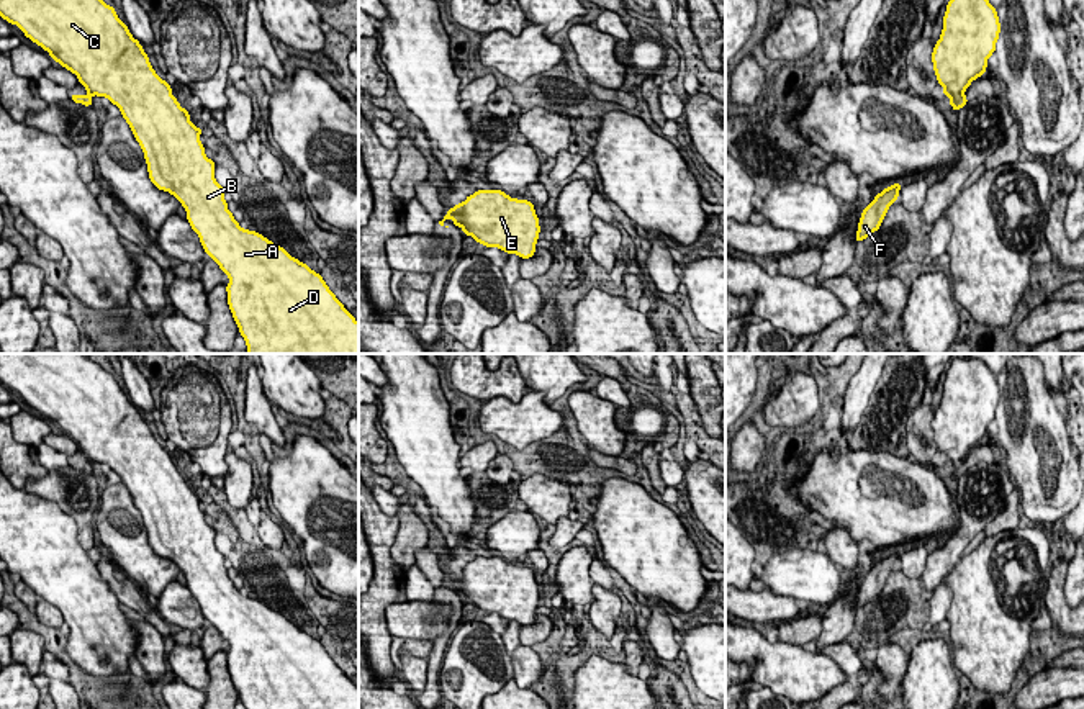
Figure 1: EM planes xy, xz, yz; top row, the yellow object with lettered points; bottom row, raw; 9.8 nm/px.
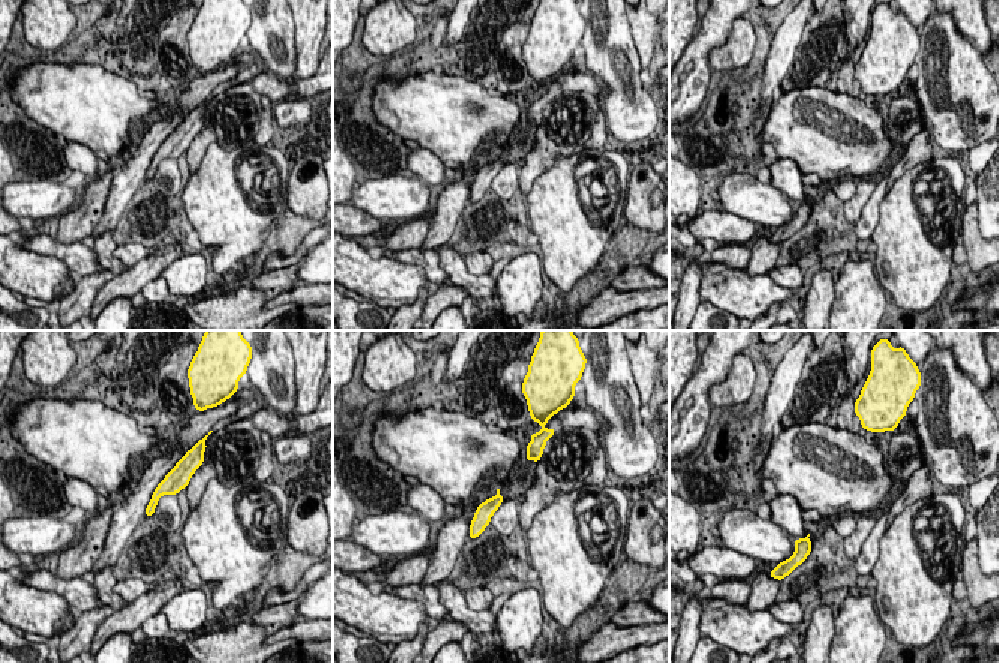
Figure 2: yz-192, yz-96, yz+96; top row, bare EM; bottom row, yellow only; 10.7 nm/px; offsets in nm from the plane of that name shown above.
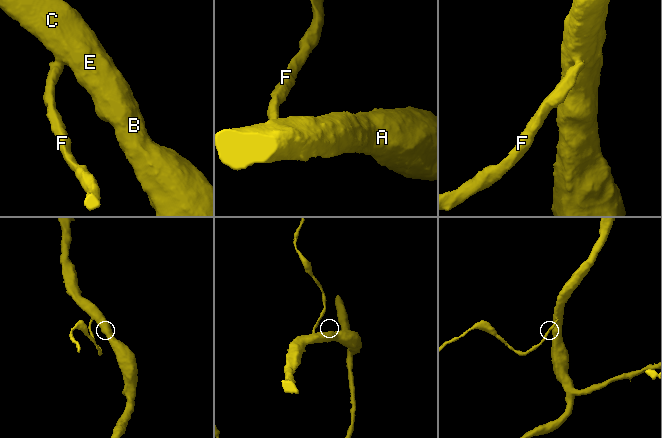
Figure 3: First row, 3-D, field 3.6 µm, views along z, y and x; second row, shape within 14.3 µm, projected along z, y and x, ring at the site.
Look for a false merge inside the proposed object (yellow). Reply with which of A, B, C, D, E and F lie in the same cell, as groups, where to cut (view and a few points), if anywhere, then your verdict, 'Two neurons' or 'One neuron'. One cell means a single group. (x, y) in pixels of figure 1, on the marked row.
Groups: A B C D E / F. Split along yz (962, 92), (953, 97). Two neurons

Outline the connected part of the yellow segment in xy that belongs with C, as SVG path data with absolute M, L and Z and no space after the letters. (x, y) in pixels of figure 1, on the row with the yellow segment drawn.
M0 0L0 16L16 25L26 38L41 46L62 67L77 75L87 92L108 98L121 111L134 139L139 142L151 182L174 195L187 211L187 221L198 234L205 252L229 277L228 305L244 337L247 354L359 354L359 323L329 290L319 273L291 257L282 246L262 234L242 229L228 210L224 188L215 178L215 162L200 142L201 128L190 121L188 110L172 95L149 62L138 39L103 0Z

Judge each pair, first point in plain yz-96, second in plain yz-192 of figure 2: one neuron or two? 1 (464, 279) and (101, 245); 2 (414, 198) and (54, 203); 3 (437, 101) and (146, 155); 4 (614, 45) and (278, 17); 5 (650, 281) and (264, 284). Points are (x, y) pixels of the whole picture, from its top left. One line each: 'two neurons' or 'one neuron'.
1: one neuron
2: one neuron
3: two neurons
4: one neuron
5: one neuron

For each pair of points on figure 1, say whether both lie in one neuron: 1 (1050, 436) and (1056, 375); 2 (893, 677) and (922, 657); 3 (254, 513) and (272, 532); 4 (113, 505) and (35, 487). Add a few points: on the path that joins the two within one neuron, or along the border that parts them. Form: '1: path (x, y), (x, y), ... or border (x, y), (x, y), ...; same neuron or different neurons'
1: border (1042, 370), (1048, 387); different neurons
2: border (907, 660), (907, 670), (899, 688); different neurons
3: path (259, 518), (267, 528); same neuron
4: border (102, 496), (94, 524); different neurons

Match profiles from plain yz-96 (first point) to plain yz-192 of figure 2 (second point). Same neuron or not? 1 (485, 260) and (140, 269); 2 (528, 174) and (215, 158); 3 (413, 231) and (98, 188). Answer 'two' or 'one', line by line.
1: two
2: two
3: one

